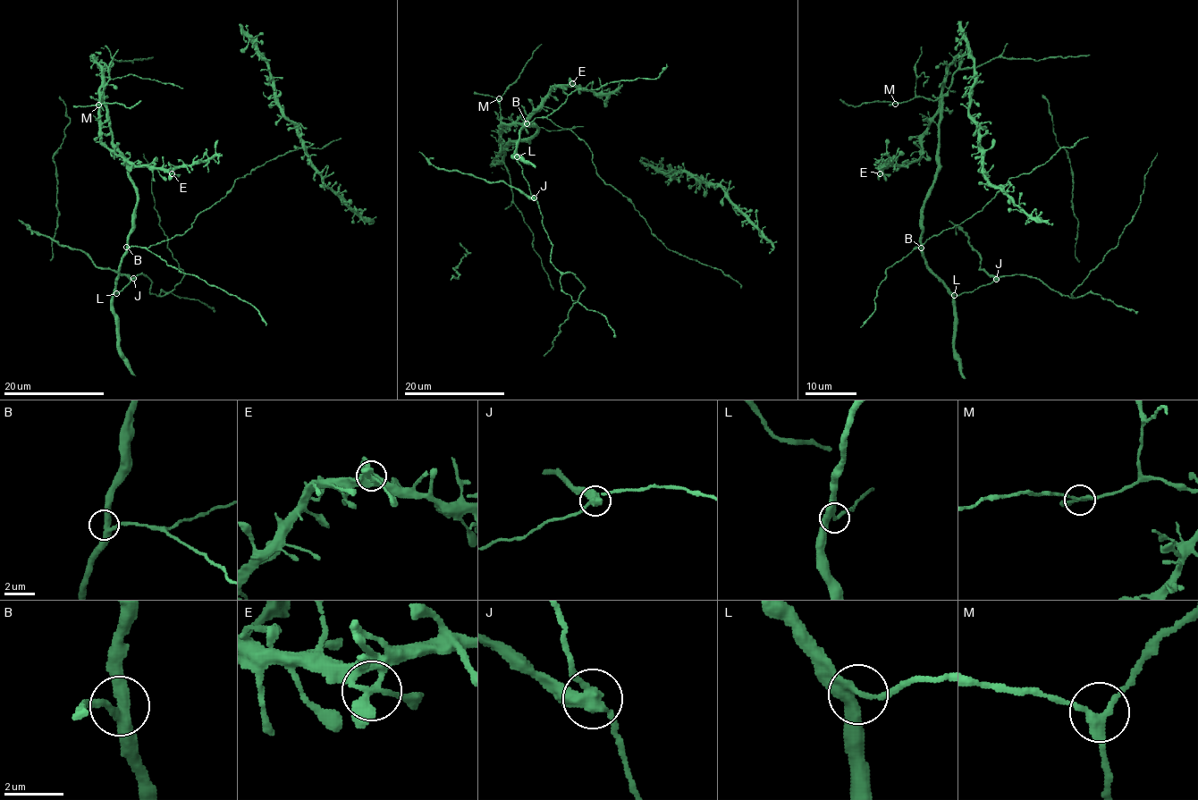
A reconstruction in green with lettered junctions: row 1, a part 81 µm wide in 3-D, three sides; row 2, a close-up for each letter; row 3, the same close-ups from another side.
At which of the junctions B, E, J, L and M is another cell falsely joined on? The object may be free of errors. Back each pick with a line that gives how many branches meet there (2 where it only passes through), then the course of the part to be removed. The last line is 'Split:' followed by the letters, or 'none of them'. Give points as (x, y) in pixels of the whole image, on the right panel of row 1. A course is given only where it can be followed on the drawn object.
J: 3 | (997, 280), (980, 268), (980, 255), (968, 242), (967, 236), (949, 220)
Split: J

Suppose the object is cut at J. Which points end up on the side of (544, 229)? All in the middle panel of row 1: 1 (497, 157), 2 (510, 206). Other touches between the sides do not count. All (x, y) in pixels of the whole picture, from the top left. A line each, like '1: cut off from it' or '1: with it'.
1: with it
2: with it

